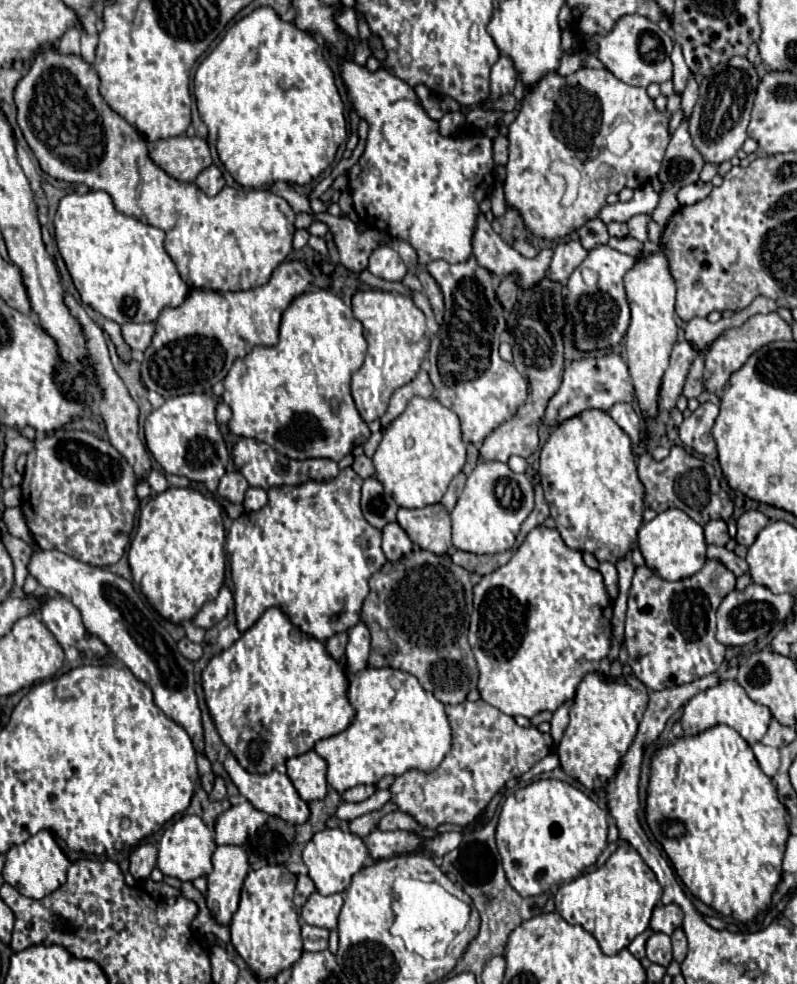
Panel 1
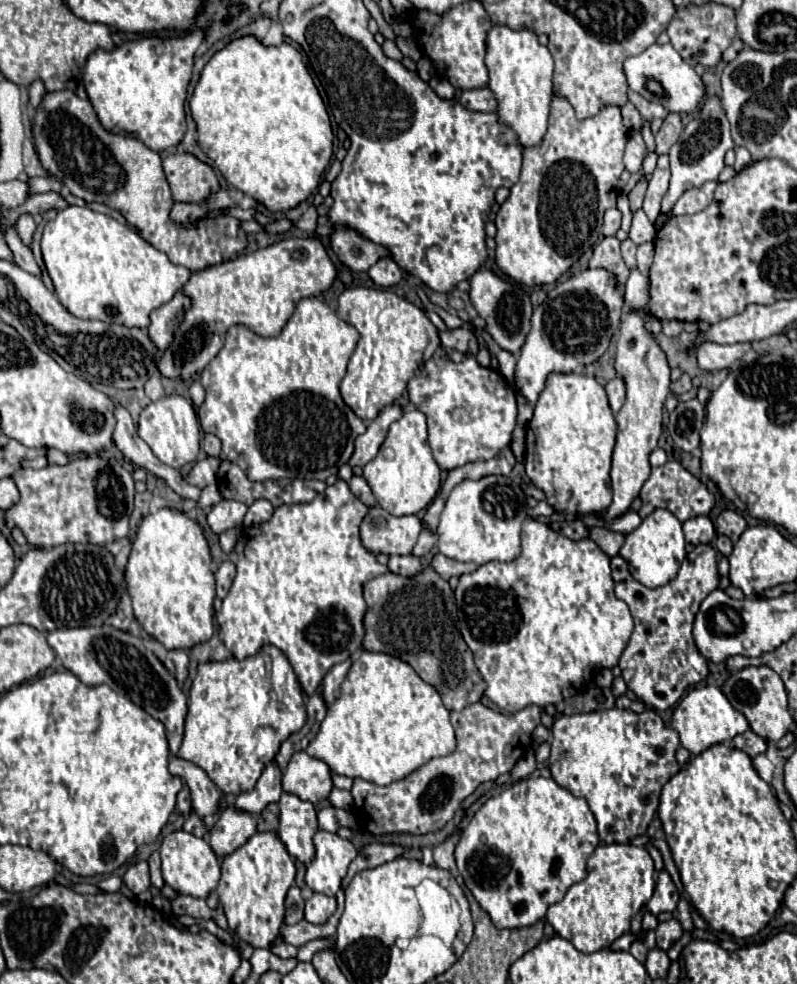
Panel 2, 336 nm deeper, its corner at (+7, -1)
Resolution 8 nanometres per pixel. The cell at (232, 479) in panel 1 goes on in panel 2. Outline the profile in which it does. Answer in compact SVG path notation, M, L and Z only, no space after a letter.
M219 501L211 507L211 513L207 515L207 523L213 529L213 533L223 533L243 521L247 513L247 505L239 501Z

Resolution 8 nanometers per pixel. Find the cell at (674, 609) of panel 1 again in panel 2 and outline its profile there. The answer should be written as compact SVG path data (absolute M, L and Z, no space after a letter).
M697 545L683 561L677 577L657 589L635 581L621 555L611 559L611 571L615 595L629 605L635 621L633 635L619 659L623 679L647 707L669 709L691 685L707 677L707 659L695 647L691 629L701 601L719 585L717 553L711 545Z

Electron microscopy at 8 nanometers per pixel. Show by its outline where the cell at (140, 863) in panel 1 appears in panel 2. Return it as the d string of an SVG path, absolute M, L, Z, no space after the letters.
M137 861L135 865L131 865L131 867L127 869L127 873L123 875L123 881L125 881L125 885L127 885L135 895L139 895L139 893L143 893L145 889L149 889L151 883L149 883L147 861Z

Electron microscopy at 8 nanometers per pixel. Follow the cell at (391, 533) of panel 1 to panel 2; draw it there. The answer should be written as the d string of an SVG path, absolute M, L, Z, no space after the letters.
M391 555L389 557L389 571L403 575L403 577L413 577L415 573L421 571L421 563L415 555Z

